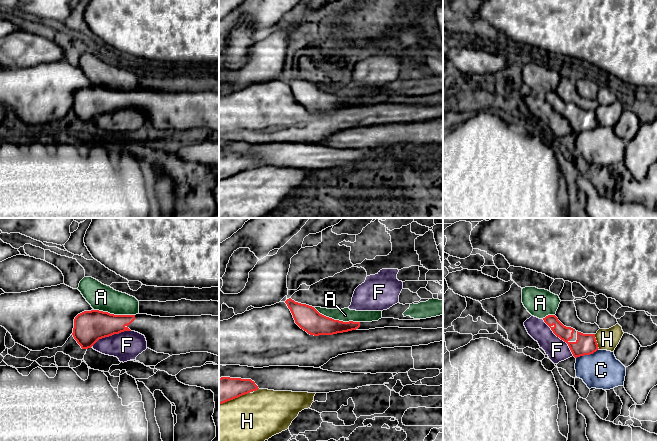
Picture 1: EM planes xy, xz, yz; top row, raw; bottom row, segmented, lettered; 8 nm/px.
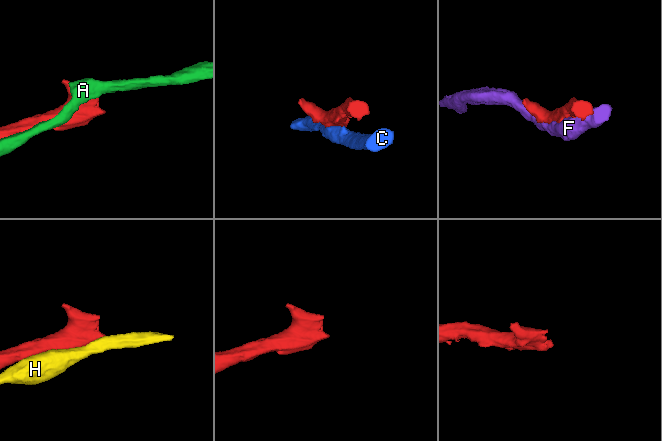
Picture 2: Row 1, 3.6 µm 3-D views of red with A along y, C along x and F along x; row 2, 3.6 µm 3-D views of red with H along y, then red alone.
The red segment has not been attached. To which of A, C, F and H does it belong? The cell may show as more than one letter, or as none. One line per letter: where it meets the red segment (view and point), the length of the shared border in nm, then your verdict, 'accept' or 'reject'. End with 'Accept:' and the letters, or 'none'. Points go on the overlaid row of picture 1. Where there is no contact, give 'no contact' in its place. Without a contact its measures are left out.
A: xz (336, 320) | 400 nm | reject
C: yz (587, 354) | 200 nm | reject
F: yz (559, 337) | 380 nm | reject
H: yz (596, 341) | 130 nm | reject
Accept: none

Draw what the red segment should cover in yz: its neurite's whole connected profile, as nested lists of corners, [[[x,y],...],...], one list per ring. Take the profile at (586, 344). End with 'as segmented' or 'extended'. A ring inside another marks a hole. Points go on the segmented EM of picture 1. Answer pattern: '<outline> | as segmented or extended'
[[[548,315],[543,320],[557,337],[568,344],[575,358],[593,354],[599,349],[595,334],[583,334],[566,327],[555,315]]] | extended

